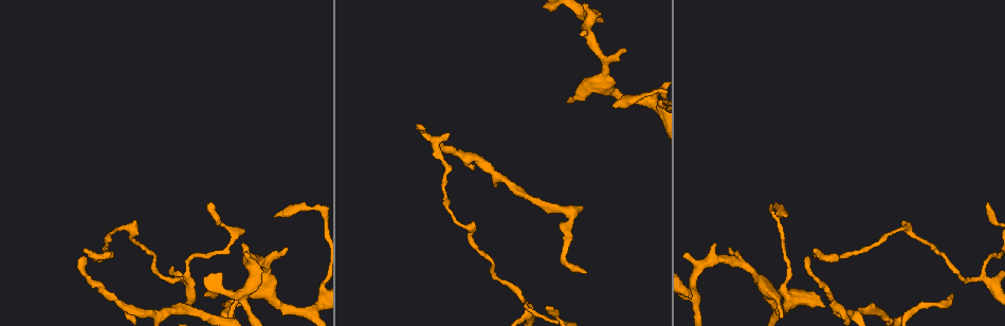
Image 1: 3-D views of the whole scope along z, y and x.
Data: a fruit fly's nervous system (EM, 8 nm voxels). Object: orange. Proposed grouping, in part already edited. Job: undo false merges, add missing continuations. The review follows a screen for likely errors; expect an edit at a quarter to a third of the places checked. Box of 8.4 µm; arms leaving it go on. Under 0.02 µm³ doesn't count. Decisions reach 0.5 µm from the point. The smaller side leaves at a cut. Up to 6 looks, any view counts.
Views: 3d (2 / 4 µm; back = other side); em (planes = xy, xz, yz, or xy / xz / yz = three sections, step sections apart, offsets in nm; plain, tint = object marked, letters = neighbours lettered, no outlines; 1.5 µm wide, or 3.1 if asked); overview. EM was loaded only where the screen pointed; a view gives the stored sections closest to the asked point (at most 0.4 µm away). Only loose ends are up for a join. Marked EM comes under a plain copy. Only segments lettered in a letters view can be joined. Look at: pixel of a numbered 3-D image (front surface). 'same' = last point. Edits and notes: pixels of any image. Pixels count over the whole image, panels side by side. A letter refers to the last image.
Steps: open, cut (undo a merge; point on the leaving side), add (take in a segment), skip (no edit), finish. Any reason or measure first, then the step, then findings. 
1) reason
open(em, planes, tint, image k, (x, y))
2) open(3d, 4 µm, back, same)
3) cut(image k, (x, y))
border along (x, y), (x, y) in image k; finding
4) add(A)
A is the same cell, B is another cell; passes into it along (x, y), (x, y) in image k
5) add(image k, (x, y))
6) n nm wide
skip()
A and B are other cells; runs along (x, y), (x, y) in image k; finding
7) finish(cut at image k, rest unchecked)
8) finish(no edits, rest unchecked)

thin end
open(3d, 2 µm, back, image 1, (210, 203))

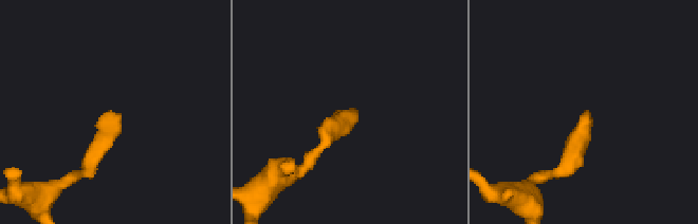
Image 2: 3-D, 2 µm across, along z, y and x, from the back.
open(em, planes, letters, image 2, (344, 111))

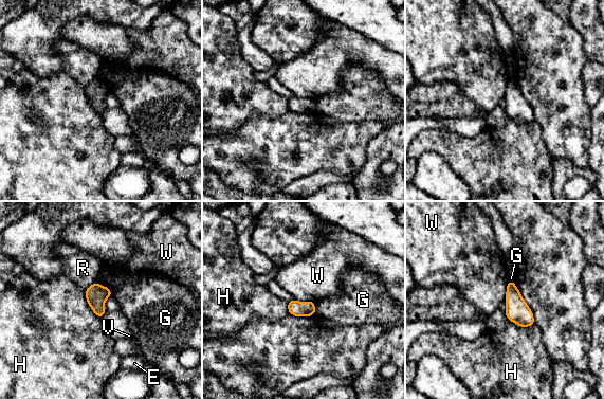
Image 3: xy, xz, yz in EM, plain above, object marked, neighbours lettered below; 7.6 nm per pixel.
120 nm wide
skip()
E, G, H, R, V and W are other cells; border along (510, 279), (504, 301) in image 3; no lettered segment goes on from it

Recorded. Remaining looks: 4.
calibre changes
open(em, yz, step 4, tint, image 1, (988, 279))

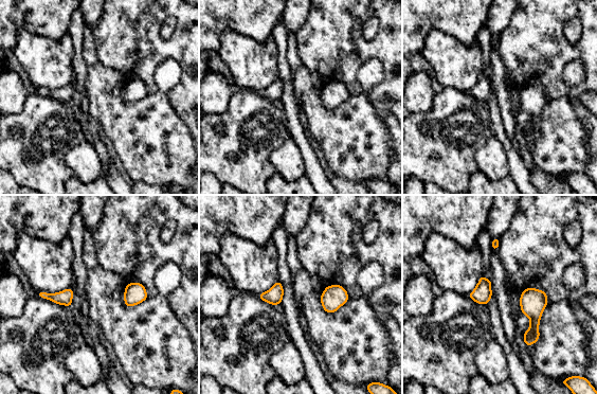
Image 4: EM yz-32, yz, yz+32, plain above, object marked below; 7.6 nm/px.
open(em, planes, letters, same)

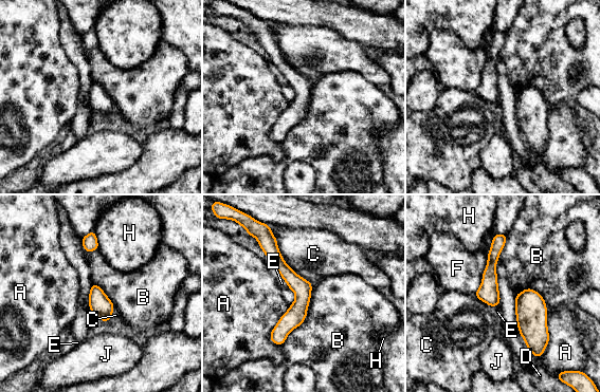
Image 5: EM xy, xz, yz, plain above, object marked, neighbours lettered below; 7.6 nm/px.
B touches over 550 nm
skip()
A, B, C, D, E, F, H and J are other cells; border along (312, 284), (306, 318), (280, 346) in image 5; all the same neuron

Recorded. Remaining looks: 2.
tapers out
open(3d, 2 µm, image 1, (807, 256))

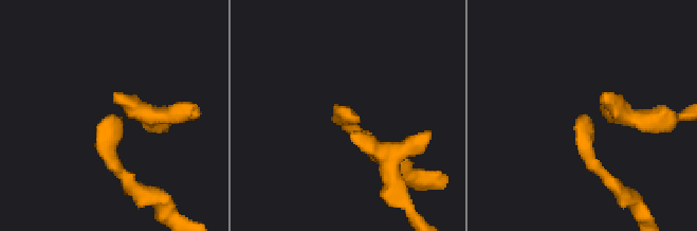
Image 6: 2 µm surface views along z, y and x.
now the EM
open(em, planes, letters, image 6, (586, 115))

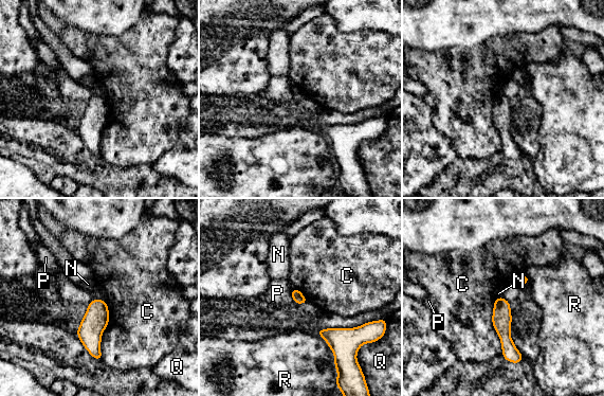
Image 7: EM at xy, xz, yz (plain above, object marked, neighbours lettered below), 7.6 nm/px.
C touches over 440 nm
skip()
C, N, P, Q and R are other cells; no lettered segment goes on from it

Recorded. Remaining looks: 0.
finish(no edits, rest unchecked)

